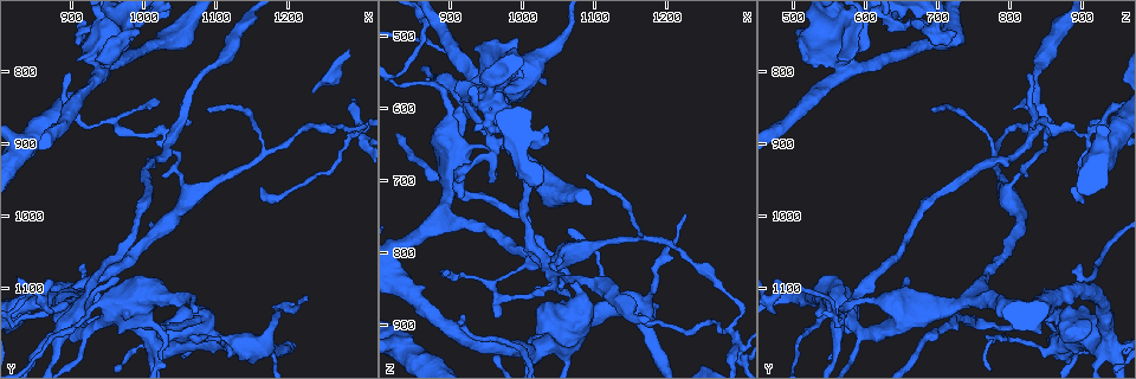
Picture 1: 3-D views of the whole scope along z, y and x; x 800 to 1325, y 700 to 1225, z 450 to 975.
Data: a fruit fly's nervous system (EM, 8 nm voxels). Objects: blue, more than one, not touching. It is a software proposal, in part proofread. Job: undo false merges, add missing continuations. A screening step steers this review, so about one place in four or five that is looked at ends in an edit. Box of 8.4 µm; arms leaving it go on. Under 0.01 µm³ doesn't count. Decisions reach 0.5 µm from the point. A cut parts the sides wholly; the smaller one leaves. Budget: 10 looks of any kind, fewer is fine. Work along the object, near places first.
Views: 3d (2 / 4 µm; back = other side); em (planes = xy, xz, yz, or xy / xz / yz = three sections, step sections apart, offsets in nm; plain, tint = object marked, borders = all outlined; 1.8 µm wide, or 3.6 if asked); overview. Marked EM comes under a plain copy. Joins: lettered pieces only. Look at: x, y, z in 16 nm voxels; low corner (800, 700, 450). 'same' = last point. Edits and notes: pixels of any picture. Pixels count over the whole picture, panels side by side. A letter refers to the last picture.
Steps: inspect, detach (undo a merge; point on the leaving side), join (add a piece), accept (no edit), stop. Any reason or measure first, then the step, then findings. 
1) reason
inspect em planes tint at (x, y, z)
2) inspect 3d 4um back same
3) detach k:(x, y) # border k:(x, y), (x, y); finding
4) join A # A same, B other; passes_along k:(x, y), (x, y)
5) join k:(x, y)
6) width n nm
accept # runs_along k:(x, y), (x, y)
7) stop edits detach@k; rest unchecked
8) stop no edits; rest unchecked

inspect 3d 2um back at (1155, 1180, 870)

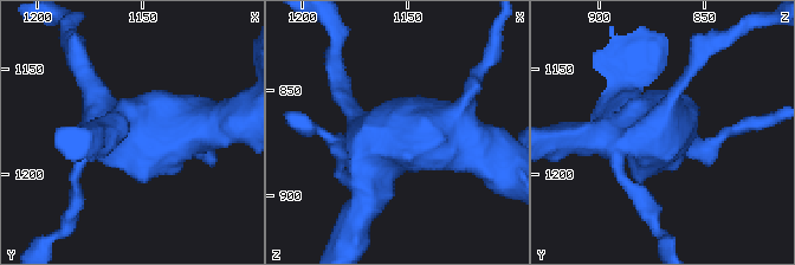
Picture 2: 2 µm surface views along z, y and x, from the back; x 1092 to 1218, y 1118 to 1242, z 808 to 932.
inspect em planes borders at (1159, 1180, 868)

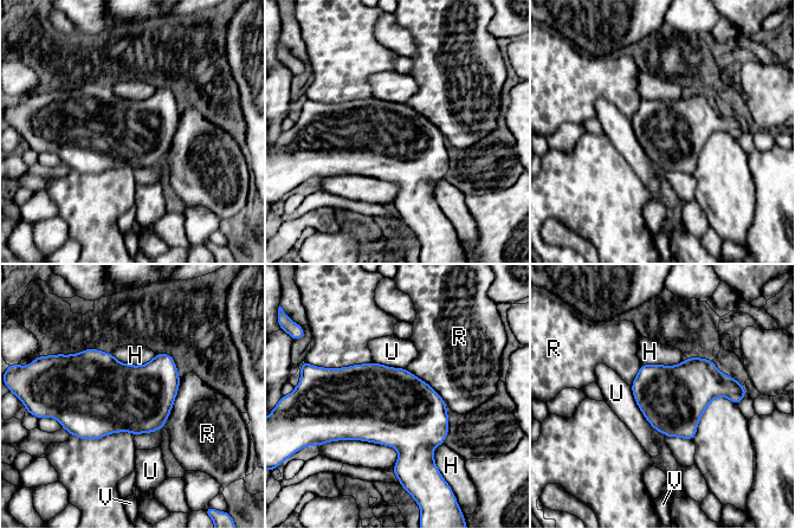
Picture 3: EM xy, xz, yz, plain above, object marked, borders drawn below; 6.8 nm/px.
width 440 nm; longest_contact R 360 nm
accept # H other, R other, U other, V other; one neuron here

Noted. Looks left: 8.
thick turns thin
inspect 3d 4um at (1050, 1175, 915)

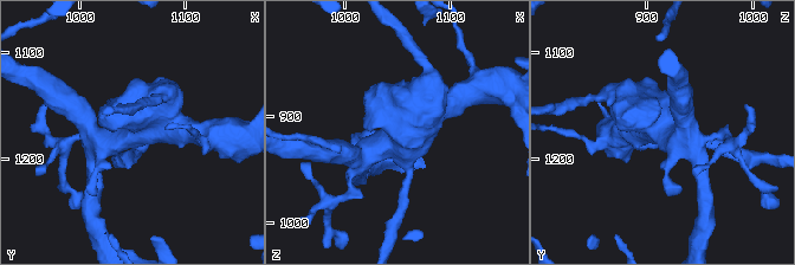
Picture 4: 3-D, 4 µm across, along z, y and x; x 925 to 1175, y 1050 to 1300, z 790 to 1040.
inspect em 3.6um xz step 4 tint at (1052, 1174, 916)

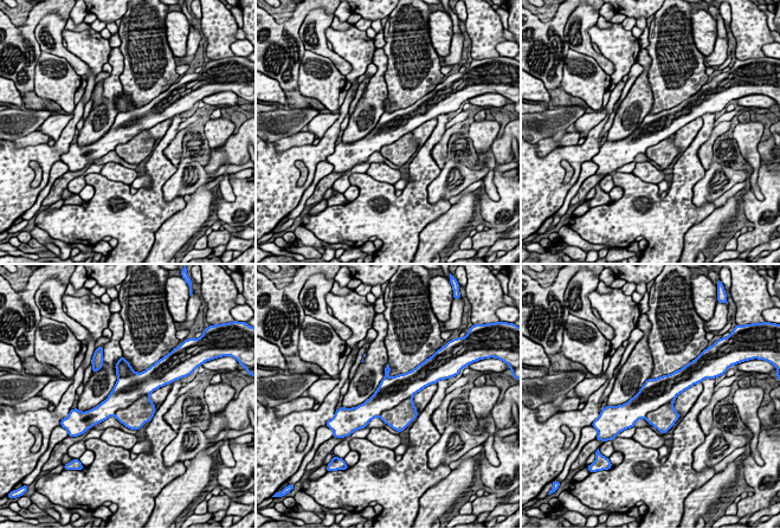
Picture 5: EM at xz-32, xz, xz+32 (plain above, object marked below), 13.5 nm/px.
inspect em 3.6um planes borders same

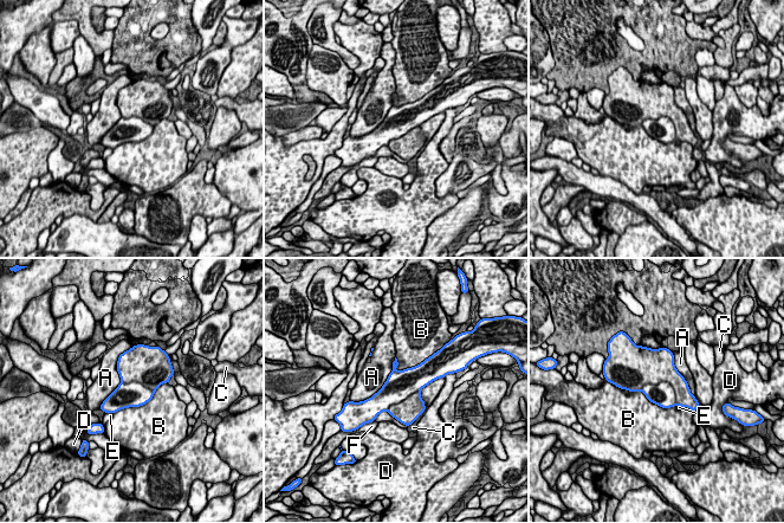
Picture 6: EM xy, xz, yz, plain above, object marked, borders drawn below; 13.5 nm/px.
detach 6:(658, 366) # A other, B other, C other, D other, E other, F other; border 6:(641, 387), (667, 382), (676, 404); two neurons meet here

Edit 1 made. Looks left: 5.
sudden change in width
inspect 3d 4um at (965, 1135, 570)

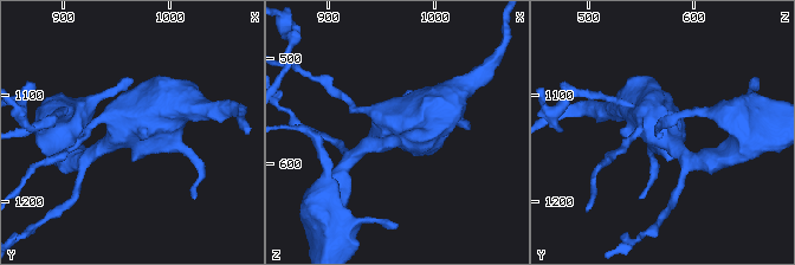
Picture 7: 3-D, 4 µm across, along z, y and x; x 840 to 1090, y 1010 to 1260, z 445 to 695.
now the EM
inspect em 3.6um yz step 16 tint at (958, 1136, 572)

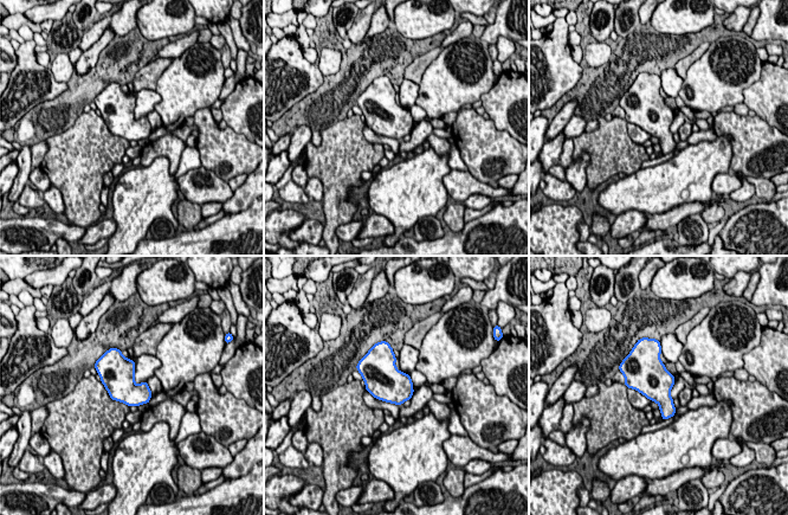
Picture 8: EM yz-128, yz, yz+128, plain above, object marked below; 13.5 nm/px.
cut it another way
inspect em 3.6um planes borders same

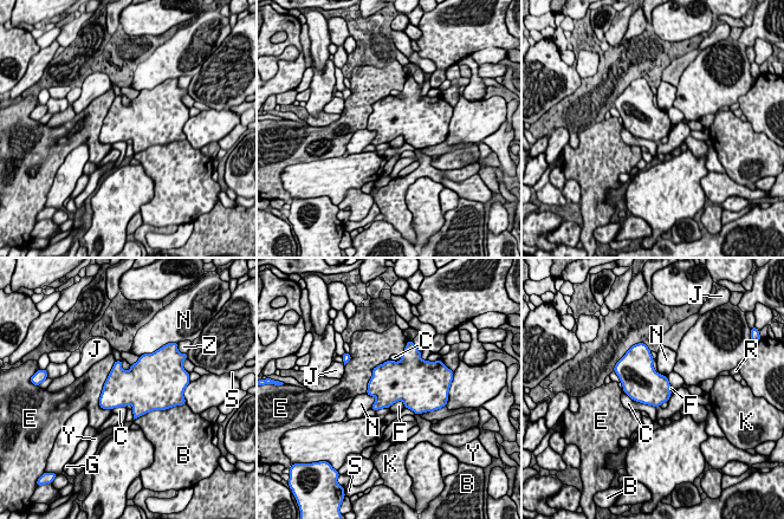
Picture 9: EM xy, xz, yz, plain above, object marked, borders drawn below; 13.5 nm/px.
longest_contact E 700 nm
accept # B other, C other, E other, F other, G other, J other, K other, N other, R other, S other, Y other, Z other; one neuron here

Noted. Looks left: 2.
stop edits detach@6; rest unchecked

